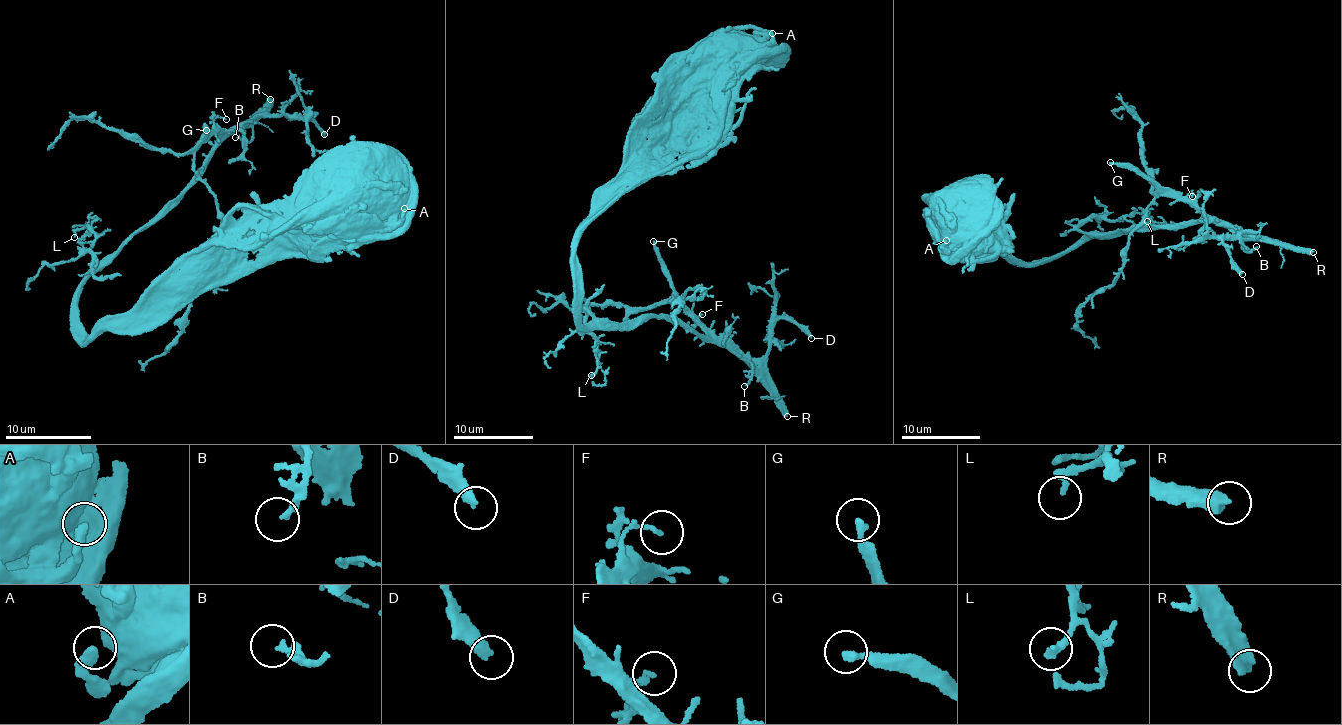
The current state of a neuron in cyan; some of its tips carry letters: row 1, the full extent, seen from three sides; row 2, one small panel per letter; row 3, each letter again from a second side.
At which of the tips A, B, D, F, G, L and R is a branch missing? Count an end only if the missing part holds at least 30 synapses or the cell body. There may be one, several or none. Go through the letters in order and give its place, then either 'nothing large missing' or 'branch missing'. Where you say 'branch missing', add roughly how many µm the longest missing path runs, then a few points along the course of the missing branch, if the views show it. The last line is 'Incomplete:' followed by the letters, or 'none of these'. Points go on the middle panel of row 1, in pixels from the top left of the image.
A: place (772, 33); nothing large missing
B: place (744, 386); nothing large missing
D: place (811, 338); nothing large missing
F: place (702, 314); nothing large missing
G: place (653, 241); branch missing; missing 30 µm; course (653, 241), (662, 215), (647, 208), (627, 213), (599, 240), (584, 232), (535, 233), (523, 225), (525, 220)
L: place (591, 375); nothing large missing
R: place (787, 416); branch missing; missing 120 µm
Incomplete: G, R

